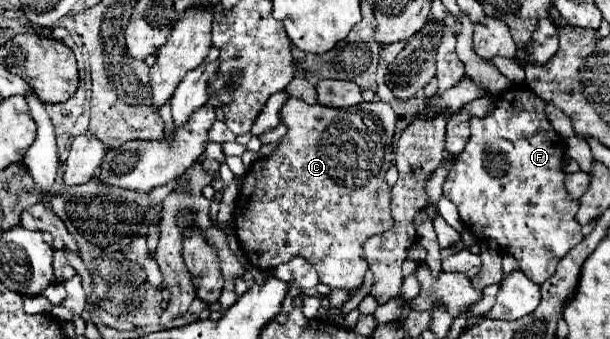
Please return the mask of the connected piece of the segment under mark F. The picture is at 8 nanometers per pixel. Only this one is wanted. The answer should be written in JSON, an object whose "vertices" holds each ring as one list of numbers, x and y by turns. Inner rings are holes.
{"vertices":[[512,87,500,95,492,115,484,119,472,117,470,141,456,157,444,183,444,195,458,207,468,231,484,243,494,243,502,253,514,255,520,271,538,285,548,279,560,259,584,239,580,223,576,221,580,201,572,199,564,187,564,141,548,123,544,107,546,103,528,87]]}

